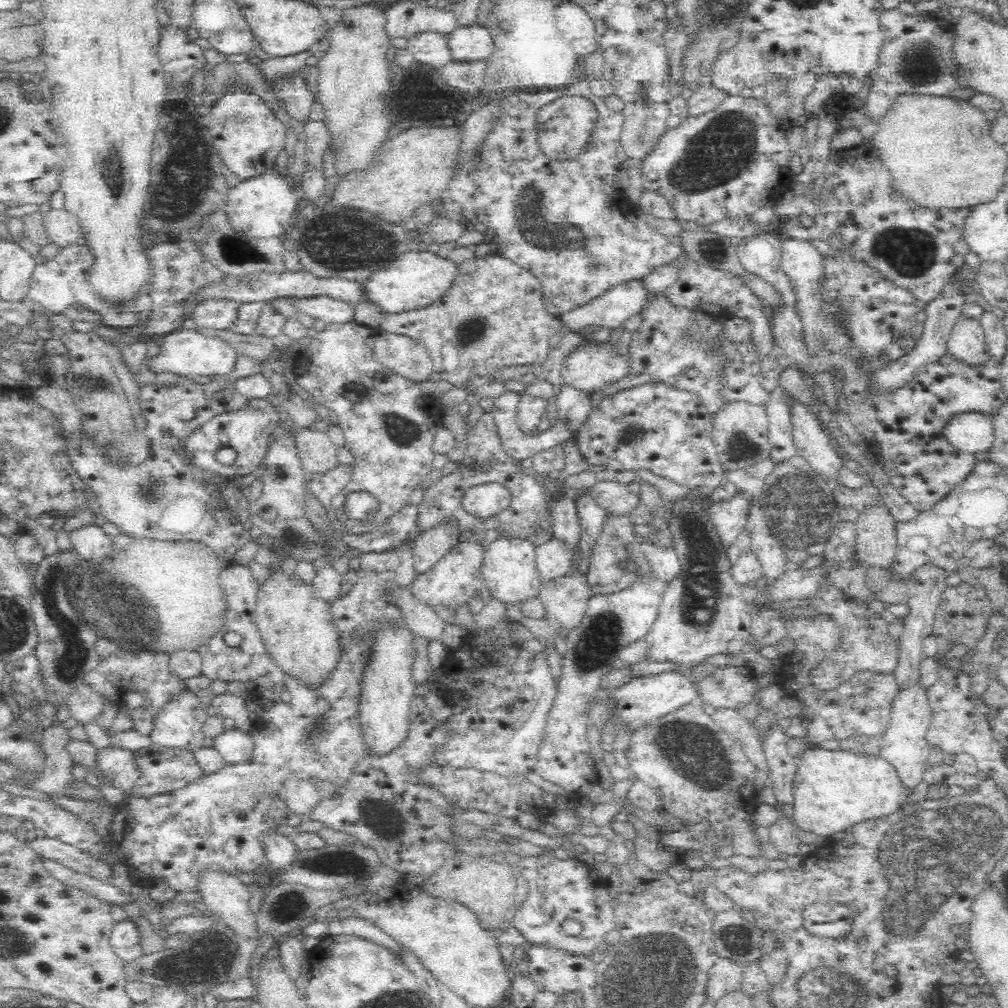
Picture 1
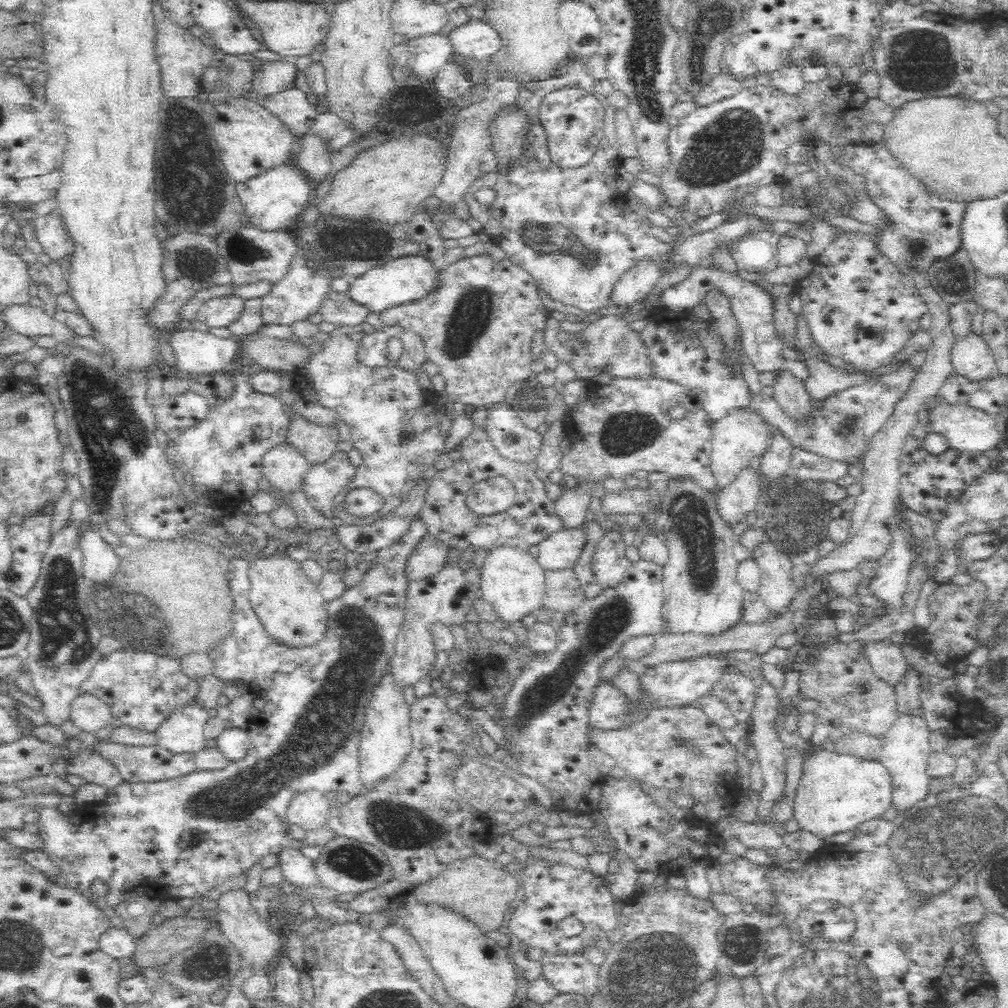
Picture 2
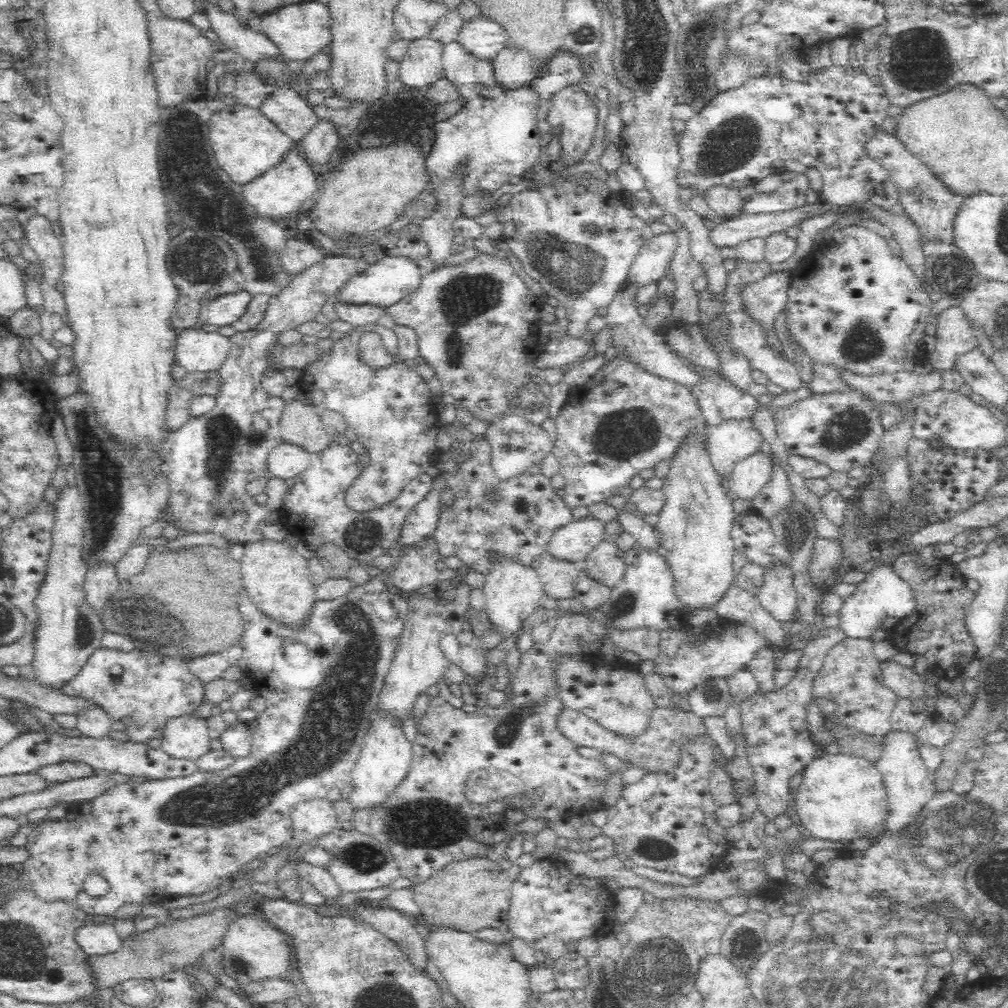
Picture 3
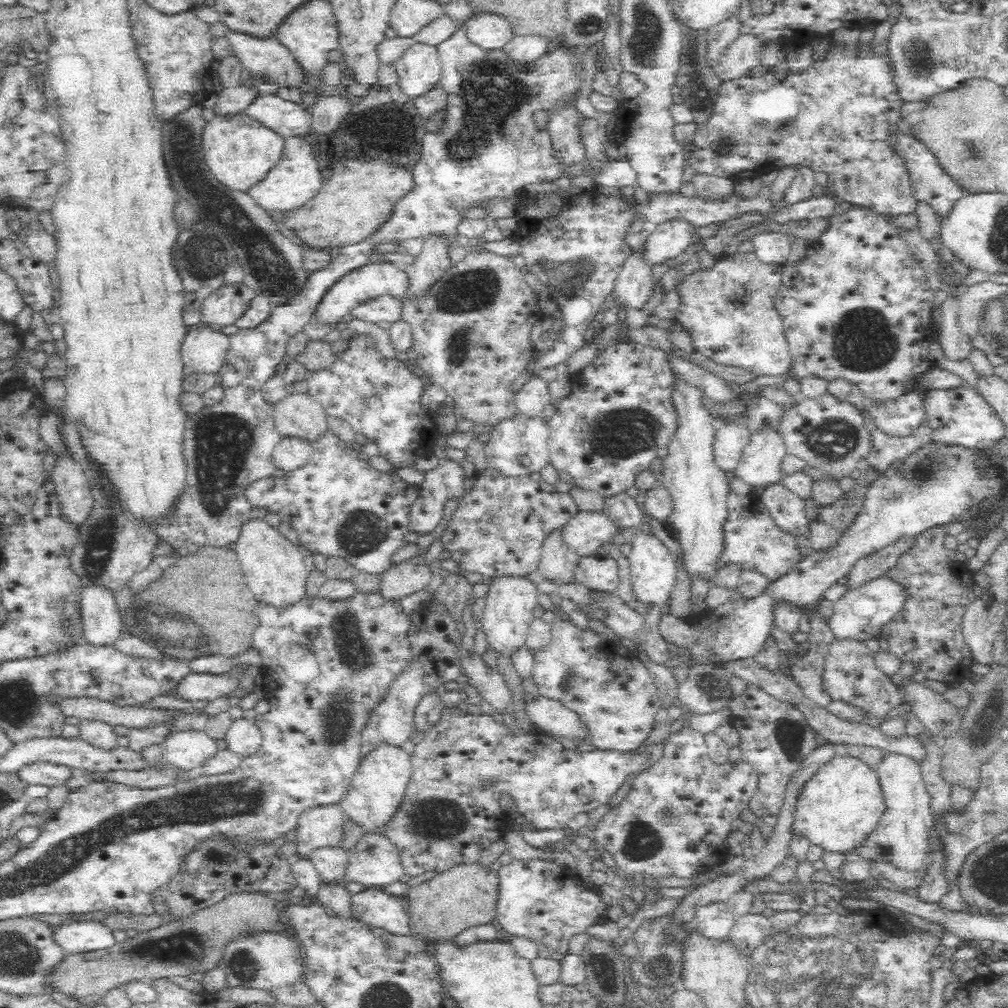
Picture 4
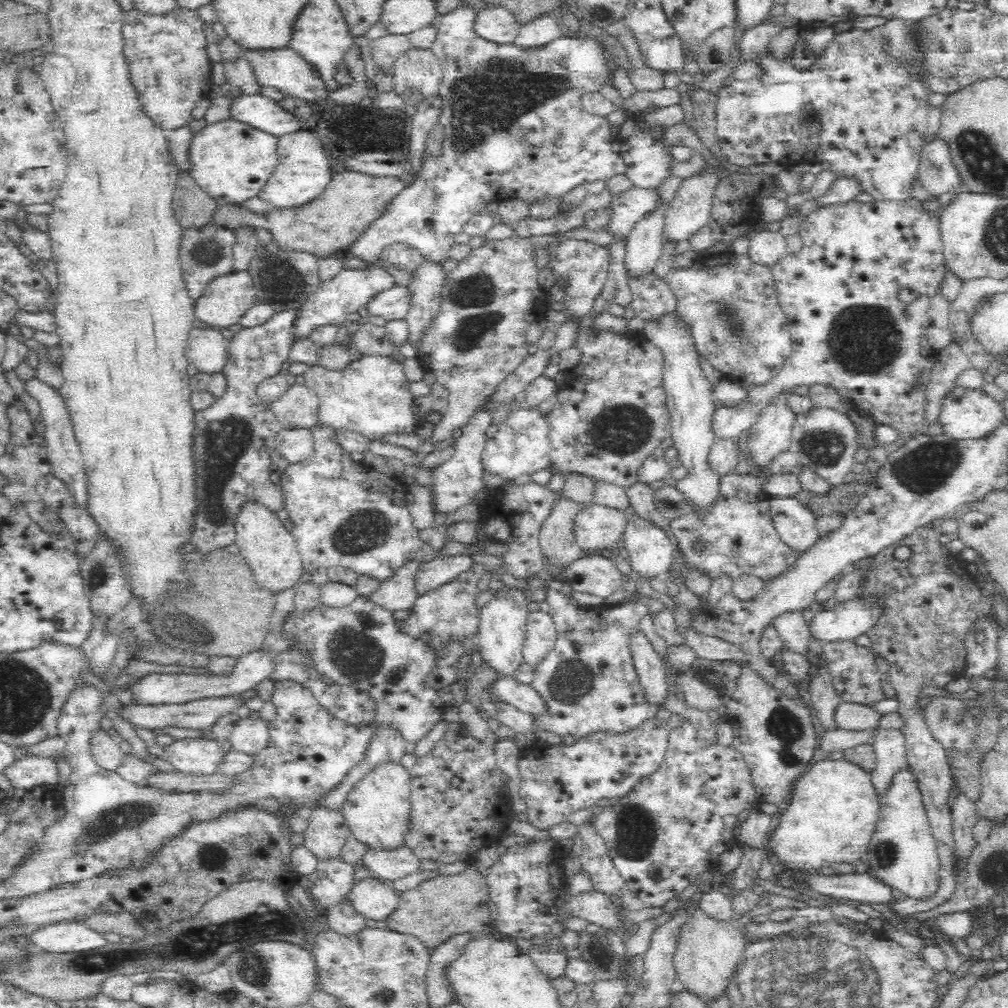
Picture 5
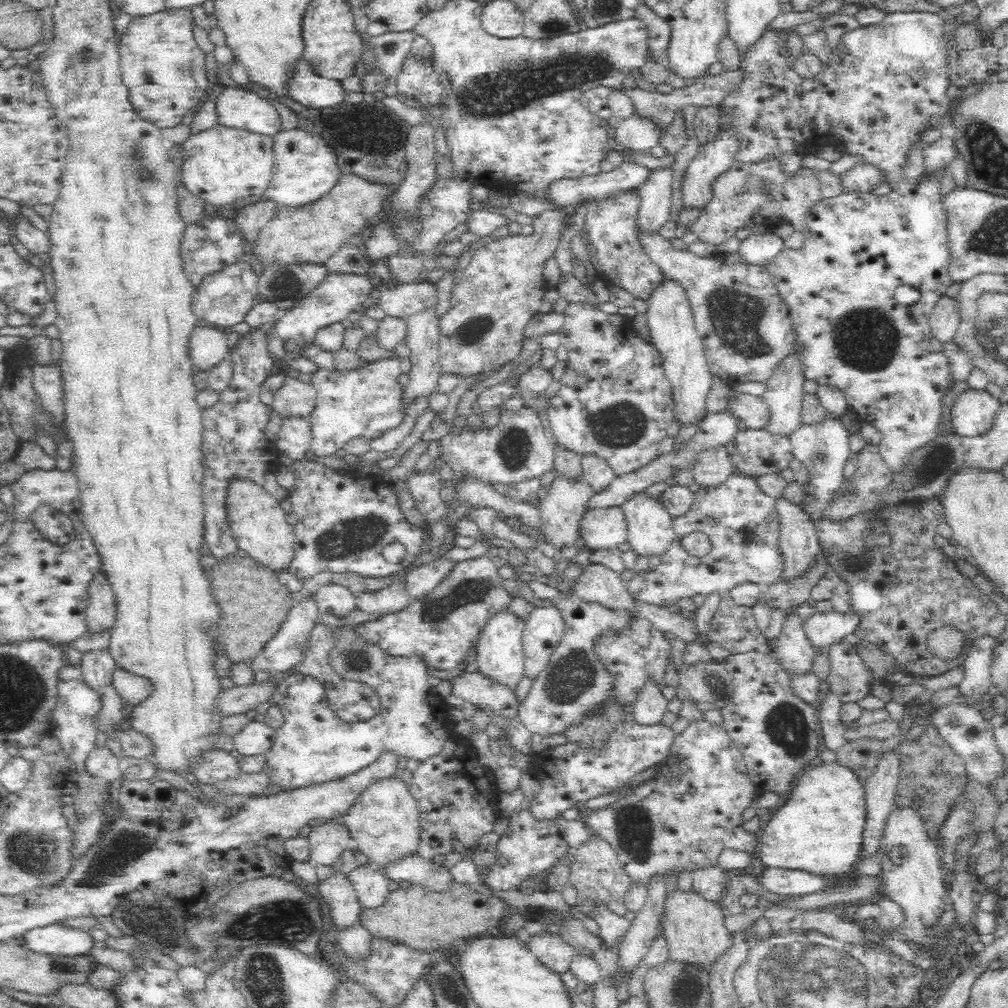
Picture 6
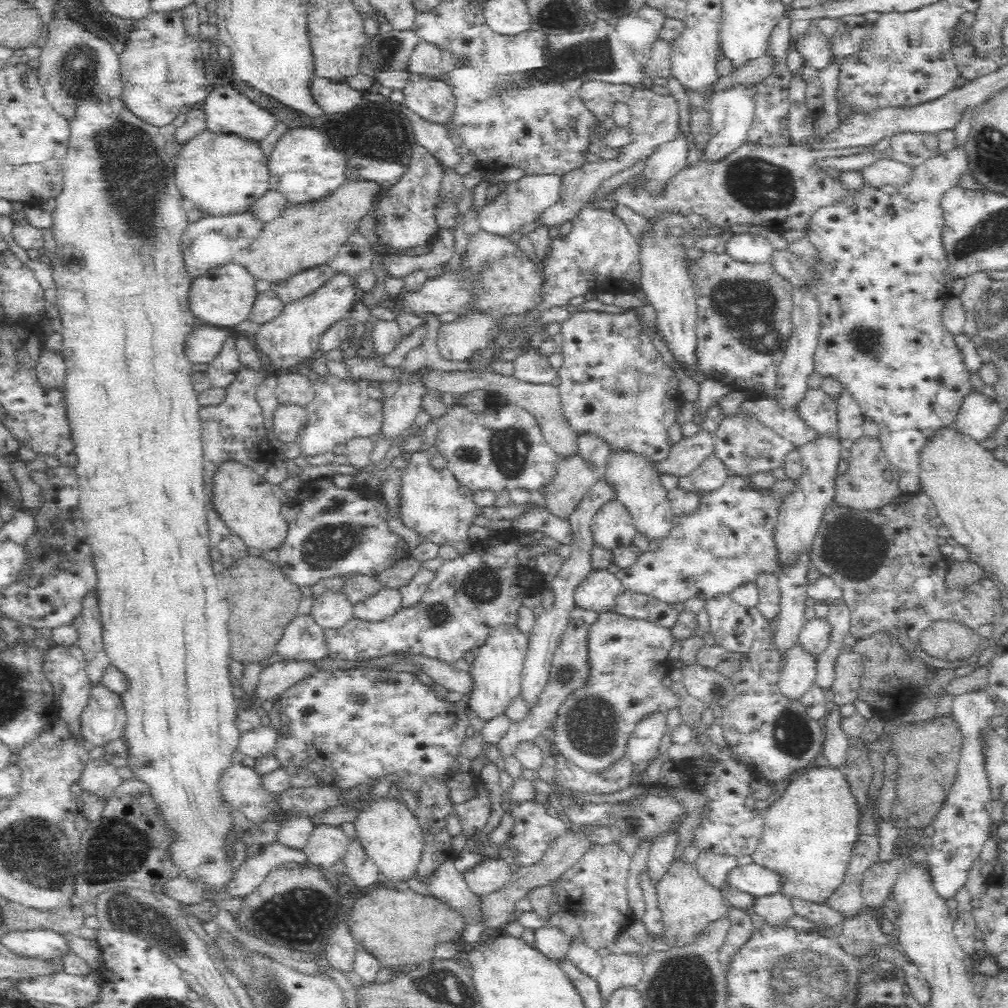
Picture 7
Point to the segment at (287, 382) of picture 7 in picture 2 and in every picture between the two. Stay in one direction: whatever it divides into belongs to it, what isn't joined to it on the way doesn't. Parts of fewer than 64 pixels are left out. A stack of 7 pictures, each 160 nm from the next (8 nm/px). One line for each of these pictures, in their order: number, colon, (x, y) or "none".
2: (314, 443)
3: (300, 425)
4: (298, 415)
5: (298, 408)
6: (295, 399)

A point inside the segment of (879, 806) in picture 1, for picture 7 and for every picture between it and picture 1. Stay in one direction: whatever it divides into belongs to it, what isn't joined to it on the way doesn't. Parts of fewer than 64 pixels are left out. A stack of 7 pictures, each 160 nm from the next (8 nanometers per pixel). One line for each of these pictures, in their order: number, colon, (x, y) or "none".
2: (835, 792)
3: (840, 797)
4: (843, 802)
5: (833, 809)
6: (819, 828)
7: (809, 833)

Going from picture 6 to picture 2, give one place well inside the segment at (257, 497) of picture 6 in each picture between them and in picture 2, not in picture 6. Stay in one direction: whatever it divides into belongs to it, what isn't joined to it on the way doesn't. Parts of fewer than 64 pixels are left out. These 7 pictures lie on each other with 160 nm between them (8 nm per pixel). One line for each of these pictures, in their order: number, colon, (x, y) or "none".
2: (291, 610)
3: (276, 576)
4: (274, 569)
5: (269, 550)

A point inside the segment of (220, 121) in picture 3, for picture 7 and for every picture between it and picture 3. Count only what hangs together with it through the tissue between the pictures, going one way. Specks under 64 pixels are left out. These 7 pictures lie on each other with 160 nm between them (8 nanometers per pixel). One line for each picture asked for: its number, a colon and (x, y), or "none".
4: (240, 151)
5: (232, 160)
6: (225, 166)
7: (221, 172)

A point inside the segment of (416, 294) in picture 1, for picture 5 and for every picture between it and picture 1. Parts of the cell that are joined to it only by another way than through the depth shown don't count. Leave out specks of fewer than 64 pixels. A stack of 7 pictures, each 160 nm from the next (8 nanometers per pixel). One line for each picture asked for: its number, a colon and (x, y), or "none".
2: (400, 281)
3: (391, 279)
4: (371, 281)
5: (348, 291)

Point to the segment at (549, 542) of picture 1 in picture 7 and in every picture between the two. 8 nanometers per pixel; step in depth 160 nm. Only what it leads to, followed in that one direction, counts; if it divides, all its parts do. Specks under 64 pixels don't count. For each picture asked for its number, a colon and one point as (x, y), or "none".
2: (559, 551)
3: (573, 543)
4: (587, 533)
5: (595, 527)
6: (600, 528)
7: (612, 527)

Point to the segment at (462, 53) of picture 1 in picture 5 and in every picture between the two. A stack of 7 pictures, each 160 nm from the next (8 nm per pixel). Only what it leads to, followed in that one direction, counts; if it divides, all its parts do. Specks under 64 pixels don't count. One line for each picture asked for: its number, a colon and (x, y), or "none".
2: (476, 41)
3: (482, 38)
4: (489, 32)
5: (496, 25)

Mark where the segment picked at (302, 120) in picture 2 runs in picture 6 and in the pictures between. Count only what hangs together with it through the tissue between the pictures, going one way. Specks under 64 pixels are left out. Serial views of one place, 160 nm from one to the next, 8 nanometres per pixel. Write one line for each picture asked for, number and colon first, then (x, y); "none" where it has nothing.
3: (285, 107)
4: (287, 118)
5: (262, 112)
6: (238, 108)

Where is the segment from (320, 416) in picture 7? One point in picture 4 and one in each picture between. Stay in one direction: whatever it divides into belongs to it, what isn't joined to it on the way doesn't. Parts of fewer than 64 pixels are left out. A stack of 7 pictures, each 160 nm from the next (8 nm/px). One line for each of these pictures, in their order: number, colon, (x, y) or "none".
4: (380, 398)
5: (371, 395)
6: (367, 401)

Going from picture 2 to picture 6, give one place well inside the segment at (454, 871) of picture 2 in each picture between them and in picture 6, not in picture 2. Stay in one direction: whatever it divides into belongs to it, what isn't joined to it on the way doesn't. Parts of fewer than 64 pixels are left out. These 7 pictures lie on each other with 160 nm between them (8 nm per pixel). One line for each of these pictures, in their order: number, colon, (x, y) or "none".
3: (475, 893)
4: (467, 894)
5: (438, 908)
6: (429, 920)

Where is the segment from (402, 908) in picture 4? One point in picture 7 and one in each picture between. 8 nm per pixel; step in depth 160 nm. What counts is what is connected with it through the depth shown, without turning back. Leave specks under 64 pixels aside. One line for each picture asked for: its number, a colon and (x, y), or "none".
5: (376, 901)
6: (372, 888)
7: (362, 871)

